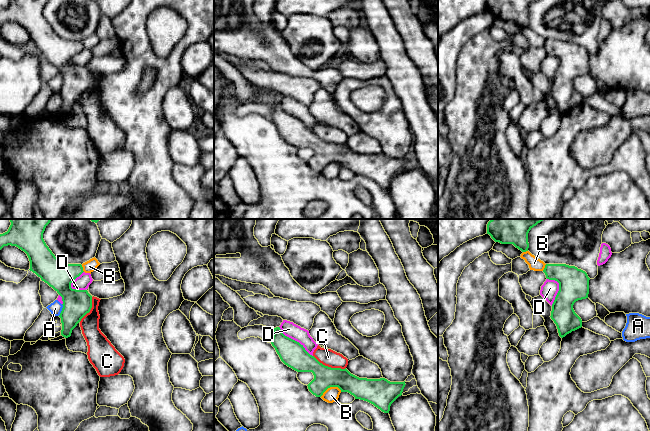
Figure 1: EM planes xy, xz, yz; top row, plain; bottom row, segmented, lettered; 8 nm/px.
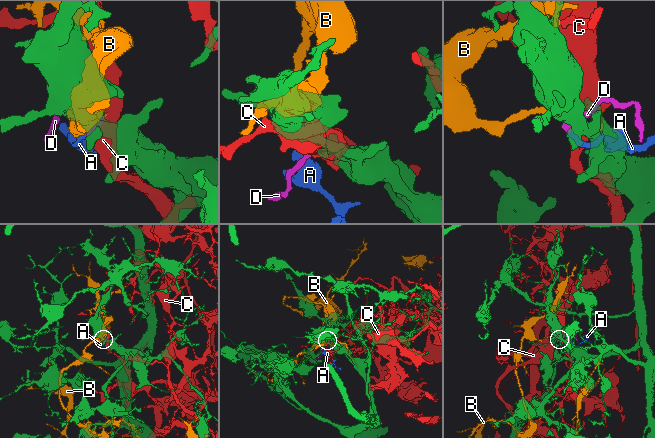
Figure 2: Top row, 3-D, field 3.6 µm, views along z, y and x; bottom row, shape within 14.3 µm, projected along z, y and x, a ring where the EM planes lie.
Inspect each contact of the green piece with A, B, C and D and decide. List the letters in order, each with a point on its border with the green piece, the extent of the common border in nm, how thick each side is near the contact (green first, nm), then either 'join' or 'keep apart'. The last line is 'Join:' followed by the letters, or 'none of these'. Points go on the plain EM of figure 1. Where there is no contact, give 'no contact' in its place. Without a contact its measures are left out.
A: meets green in xy at (62, 86); contact 100 nm long; 220 nm thick on the green side, 100 nm on the other; keep apart
B: meets green in xz at (330, 162); contact 180 nm long; 180 nm thick on the green side, 120 nm on the other; keep apart
C: meets green in xz at (329, 143); contact 280 nm long; 180 nm thick on the green side, 140 nm on the other; keep apart
D: meets green in xz at (294, 116); contact 360 nm long; 200 nm thick on the green side, 120 nm on the other; keep apart
Join: none of these

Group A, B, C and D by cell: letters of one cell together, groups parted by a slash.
A D / B / C

